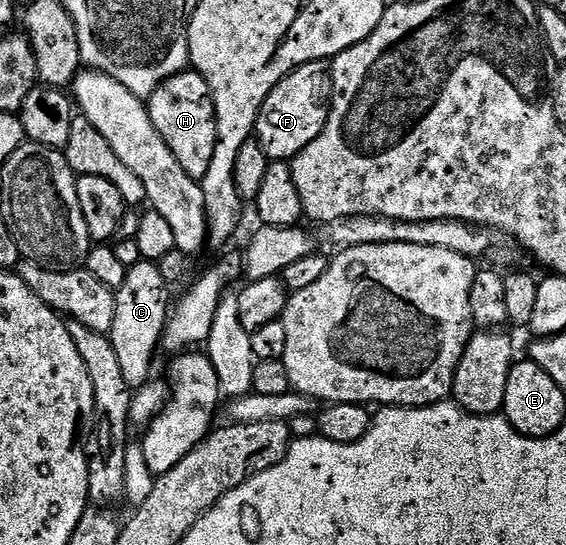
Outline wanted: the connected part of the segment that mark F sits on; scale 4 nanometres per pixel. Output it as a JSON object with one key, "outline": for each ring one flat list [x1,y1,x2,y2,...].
{"outline":[[323,60,295,68,289,76,282,78,282,82,278,82,278,86,274,86,274,90,270,90,260,107,254,133,269,161,291,161,303,148,310,146,318,134,322,134,328,121,329,92,330,68]]}

